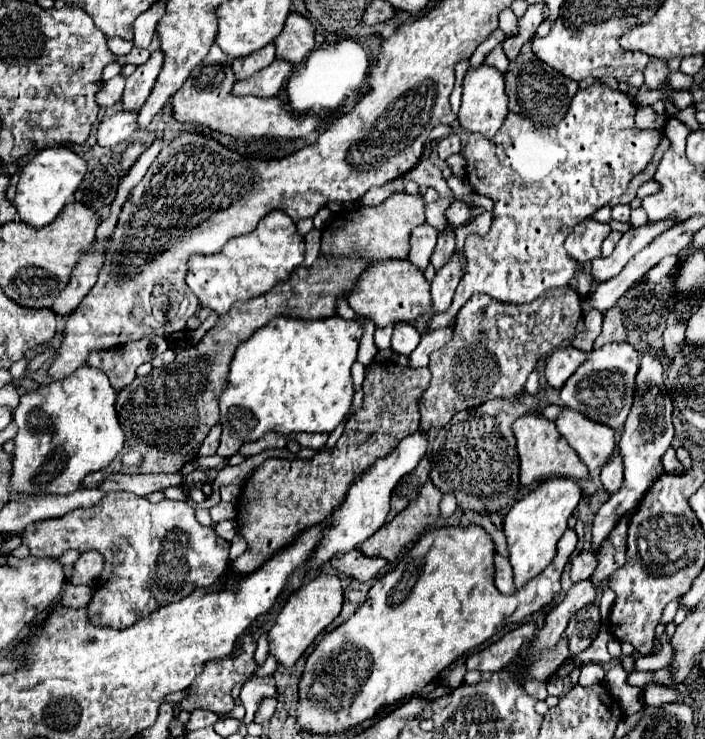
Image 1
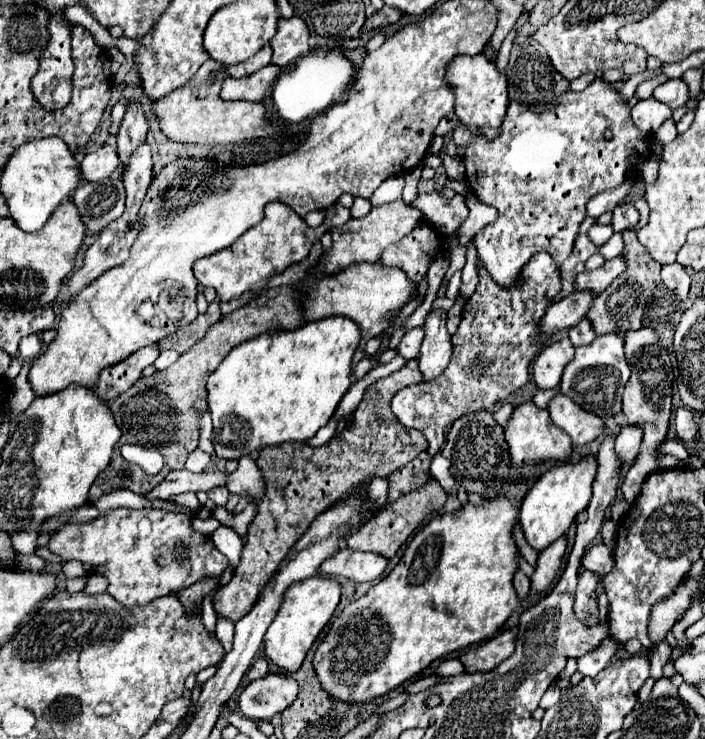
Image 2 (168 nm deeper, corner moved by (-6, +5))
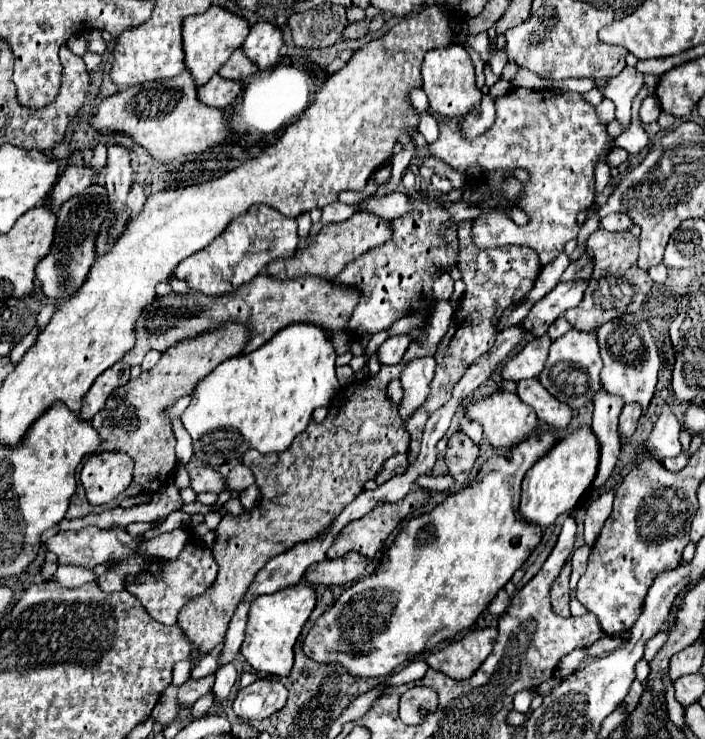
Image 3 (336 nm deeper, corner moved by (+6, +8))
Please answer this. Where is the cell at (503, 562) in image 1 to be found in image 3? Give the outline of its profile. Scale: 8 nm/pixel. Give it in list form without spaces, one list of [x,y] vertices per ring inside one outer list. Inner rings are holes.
[[[502,589],[492,601],[490,601],[490,605],[488,605],[488,613],[492,615],[492,617],[502,617],[504,615],[504,611],[508,609],[508,605],[510,605],[510,599],[508,599],[508,595],[506,595],[506,591]]]

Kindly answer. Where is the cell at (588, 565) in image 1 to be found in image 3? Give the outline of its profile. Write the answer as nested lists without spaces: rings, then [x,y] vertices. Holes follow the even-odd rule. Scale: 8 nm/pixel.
[[[582,545],[582,547],[578,547],[578,549],[574,551],[574,555],[572,555],[572,577],[570,577],[570,589],[576,589],[578,579],[580,579],[582,573],[586,571],[588,555],[590,555],[590,547],[588,547],[588,545]]]

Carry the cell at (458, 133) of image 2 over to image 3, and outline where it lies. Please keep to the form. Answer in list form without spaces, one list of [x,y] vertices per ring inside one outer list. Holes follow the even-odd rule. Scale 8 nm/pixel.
[[[484,95],[480,105],[476,105],[476,109],[472,113],[468,113],[468,117],[464,117],[460,121],[464,137],[474,139],[474,137],[482,135],[484,131],[488,131],[488,127],[494,123],[494,113],[496,113],[494,99],[490,95]]]

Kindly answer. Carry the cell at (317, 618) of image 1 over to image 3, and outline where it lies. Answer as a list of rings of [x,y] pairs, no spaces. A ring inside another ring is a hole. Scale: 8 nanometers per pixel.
[[[300,583],[282,591],[276,591],[272,595],[260,595],[252,601],[248,619],[246,619],[246,633],[244,643],[240,647],[240,653],[250,663],[254,671],[288,677],[292,663],[294,663],[294,643],[308,621],[312,609],[316,605],[316,593],[310,585]]]

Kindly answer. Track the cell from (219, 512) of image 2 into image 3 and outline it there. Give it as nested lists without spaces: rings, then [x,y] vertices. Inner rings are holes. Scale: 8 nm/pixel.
[[[256,485],[246,487],[246,491],[242,491],[242,495],[240,495],[240,501],[242,501],[242,505],[250,511],[250,509],[258,503],[258,487],[256,487]]]

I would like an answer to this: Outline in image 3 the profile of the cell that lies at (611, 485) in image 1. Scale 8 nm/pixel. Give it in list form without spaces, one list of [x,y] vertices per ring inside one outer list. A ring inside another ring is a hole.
[[[624,405],[622,415],[620,415],[620,427],[618,427],[622,437],[632,437],[632,433],[636,431],[640,415],[642,415],[640,405]]]

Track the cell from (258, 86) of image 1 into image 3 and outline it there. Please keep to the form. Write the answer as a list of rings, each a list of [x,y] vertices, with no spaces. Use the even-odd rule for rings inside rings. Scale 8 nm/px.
[[[220,75],[212,77],[204,87],[198,89],[198,99],[204,105],[216,107],[216,109],[230,107],[236,101],[236,97],[240,97],[240,95],[242,95],[242,83],[222,79]]]

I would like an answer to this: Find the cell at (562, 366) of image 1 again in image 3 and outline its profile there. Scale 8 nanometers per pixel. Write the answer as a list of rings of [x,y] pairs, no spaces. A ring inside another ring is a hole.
[[[542,335],[538,339],[528,341],[514,357],[510,357],[504,363],[504,367],[500,369],[502,379],[520,381],[520,379],[538,377],[540,371],[544,369],[550,343],[552,343],[552,339],[548,335]]]

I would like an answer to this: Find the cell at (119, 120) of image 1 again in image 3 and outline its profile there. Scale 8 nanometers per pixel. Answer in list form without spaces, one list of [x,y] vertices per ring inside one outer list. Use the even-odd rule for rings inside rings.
[[[68,165],[58,179],[58,183],[52,189],[52,205],[60,207],[64,201],[70,201],[76,197],[76,193],[82,193],[92,181],[92,169],[84,165]]]

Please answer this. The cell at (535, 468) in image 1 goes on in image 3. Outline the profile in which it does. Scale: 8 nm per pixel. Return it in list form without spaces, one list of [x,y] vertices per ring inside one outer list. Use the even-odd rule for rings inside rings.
[[[496,391],[490,397],[482,399],[482,401],[474,401],[468,403],[464,409],[464,417],[468,421],[476,421],[482,425],[486,439],[496,447],[496,449],[514,449],[520,441],[524,441],[526,437],[530,437],[538,425],[536,413],[532,407],[524,405],[520,401],[520,397],[512,391]]]

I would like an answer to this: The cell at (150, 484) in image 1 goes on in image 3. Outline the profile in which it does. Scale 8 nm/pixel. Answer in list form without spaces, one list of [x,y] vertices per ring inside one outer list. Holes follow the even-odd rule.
[[[208,465],[190,467],[190,477],[192,477],[192,489],[196,493],[216,493],[218,495],[226,489],[226,479]]]

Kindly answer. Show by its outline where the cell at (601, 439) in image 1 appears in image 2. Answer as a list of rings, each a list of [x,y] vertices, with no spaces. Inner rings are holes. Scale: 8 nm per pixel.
[[[554,396],[554,400],[548,406],[548,412],[554,424],[572,438],[574,446],[586,446],[598,436],[606,434],[602,418],[582,410],[574,400],[568,400],[568,396]]]

